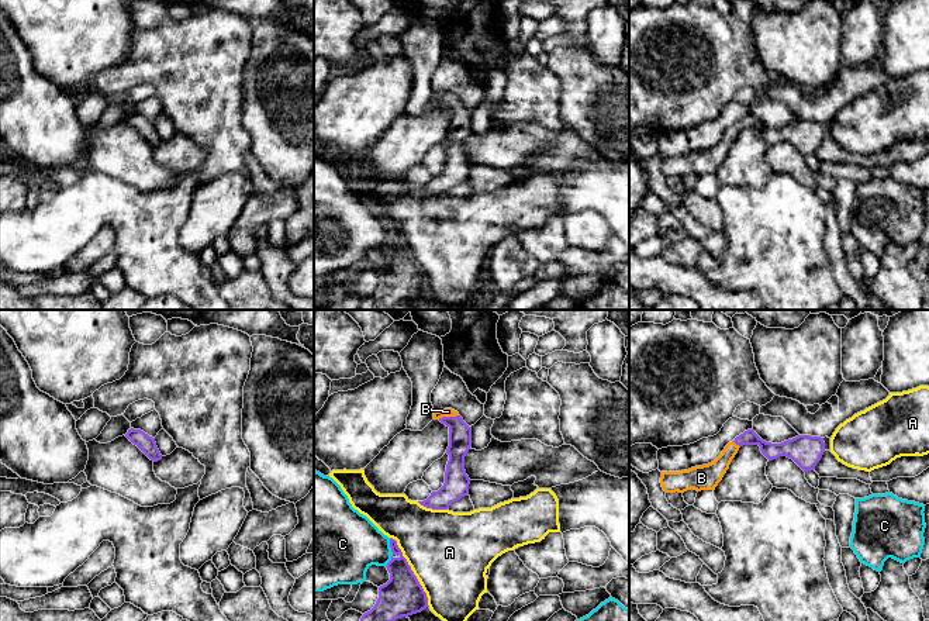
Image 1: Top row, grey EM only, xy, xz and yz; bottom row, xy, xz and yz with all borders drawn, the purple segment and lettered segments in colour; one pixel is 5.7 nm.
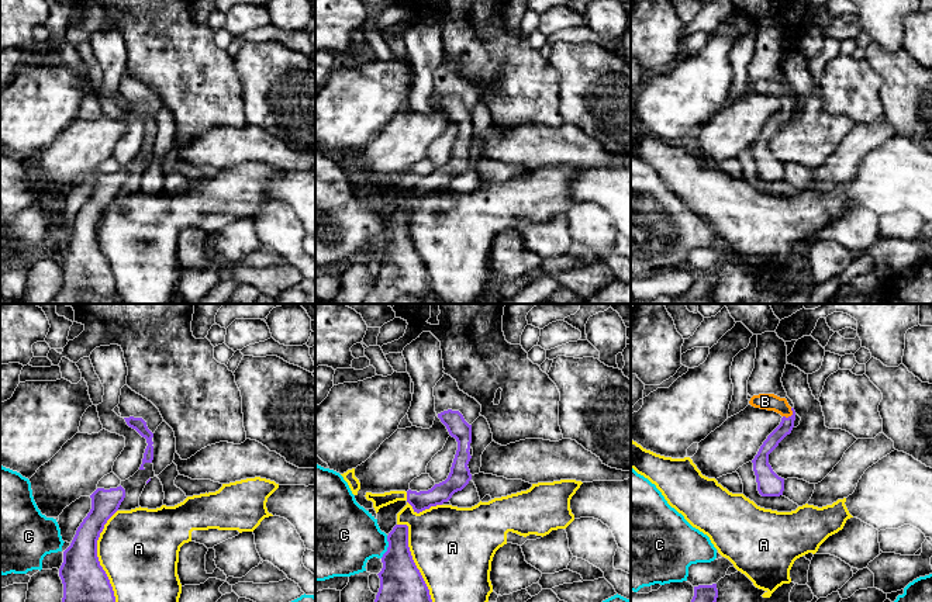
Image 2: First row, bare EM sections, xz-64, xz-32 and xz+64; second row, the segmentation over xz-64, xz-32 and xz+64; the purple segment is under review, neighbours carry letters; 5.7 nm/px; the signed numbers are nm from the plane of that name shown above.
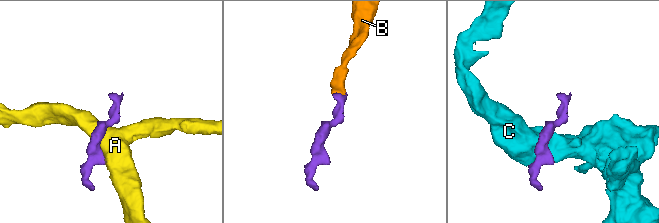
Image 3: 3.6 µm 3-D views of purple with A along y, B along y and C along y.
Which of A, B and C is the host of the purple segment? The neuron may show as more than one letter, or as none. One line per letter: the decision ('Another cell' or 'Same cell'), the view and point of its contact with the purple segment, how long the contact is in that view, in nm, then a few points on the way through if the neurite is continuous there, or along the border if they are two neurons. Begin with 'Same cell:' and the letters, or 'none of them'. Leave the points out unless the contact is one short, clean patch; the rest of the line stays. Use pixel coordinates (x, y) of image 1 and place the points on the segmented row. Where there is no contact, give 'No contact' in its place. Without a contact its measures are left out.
Same cell: B
A: Another cell. Touches purple at xz (401, 552). Shared border 220 nm
B: Same cell. Touches purple at xz (448, 417). Shared border 120 nm. Path across: xz (459, 433), (458, 427), (448, 417), (448, 411)
C: Another cell. Touches purple at xz (392, 551). Shared border 170 nm. Boundary: xz (390, 538), (392, 559), (386, 566)

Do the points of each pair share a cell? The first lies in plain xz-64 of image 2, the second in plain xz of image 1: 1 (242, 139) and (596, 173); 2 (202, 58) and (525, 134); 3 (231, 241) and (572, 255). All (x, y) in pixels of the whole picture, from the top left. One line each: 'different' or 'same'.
1: different
2: different
3: different

